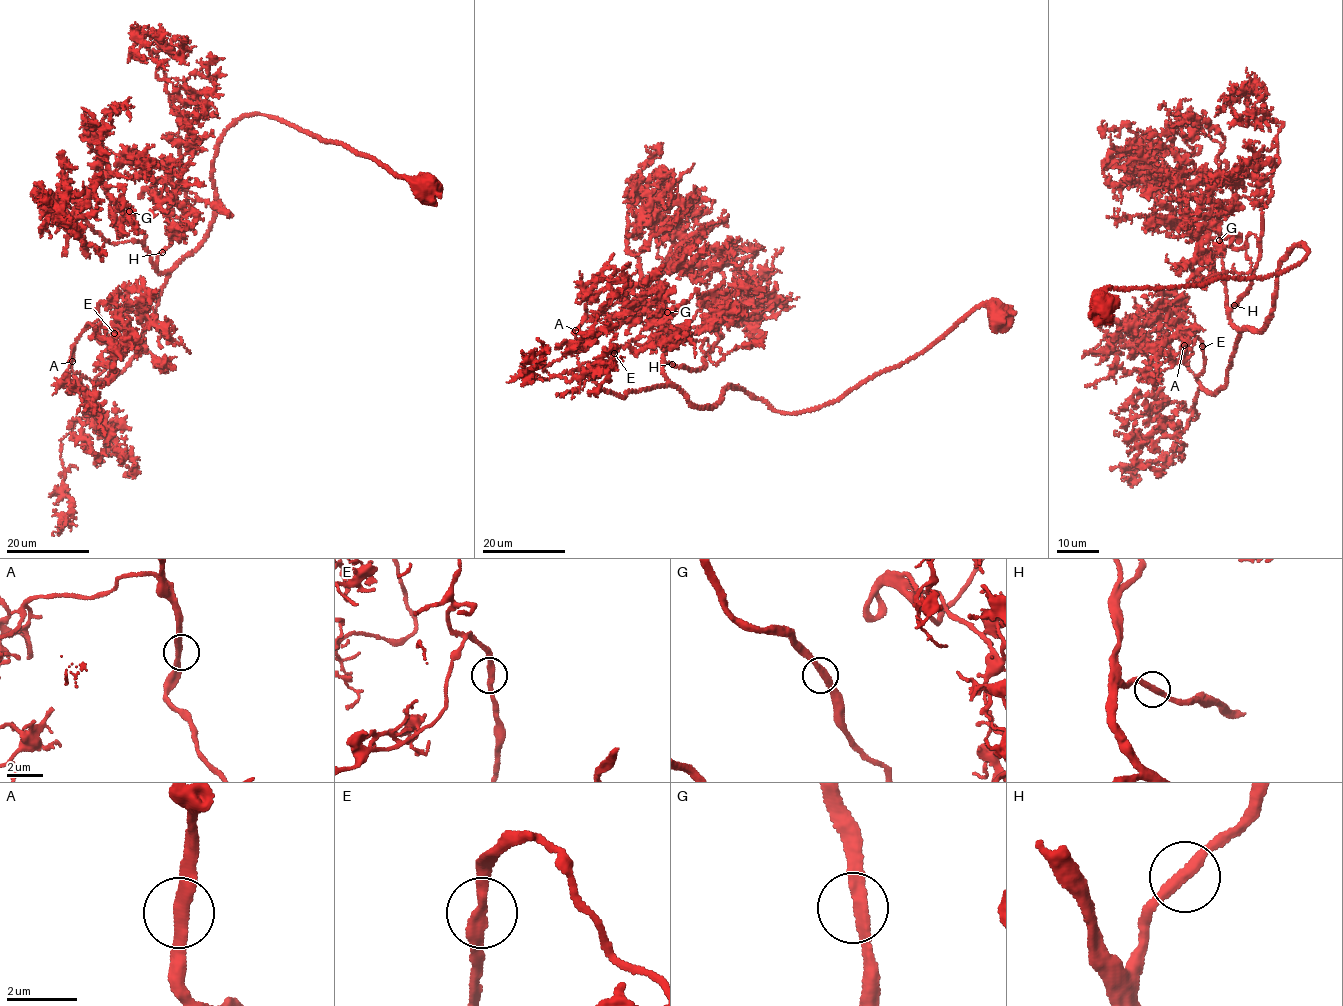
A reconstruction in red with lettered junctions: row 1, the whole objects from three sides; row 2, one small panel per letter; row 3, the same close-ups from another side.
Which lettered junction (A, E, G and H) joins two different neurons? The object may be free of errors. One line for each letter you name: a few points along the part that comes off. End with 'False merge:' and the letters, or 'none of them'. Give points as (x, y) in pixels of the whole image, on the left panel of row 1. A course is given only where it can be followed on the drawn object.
False merge: none of them

